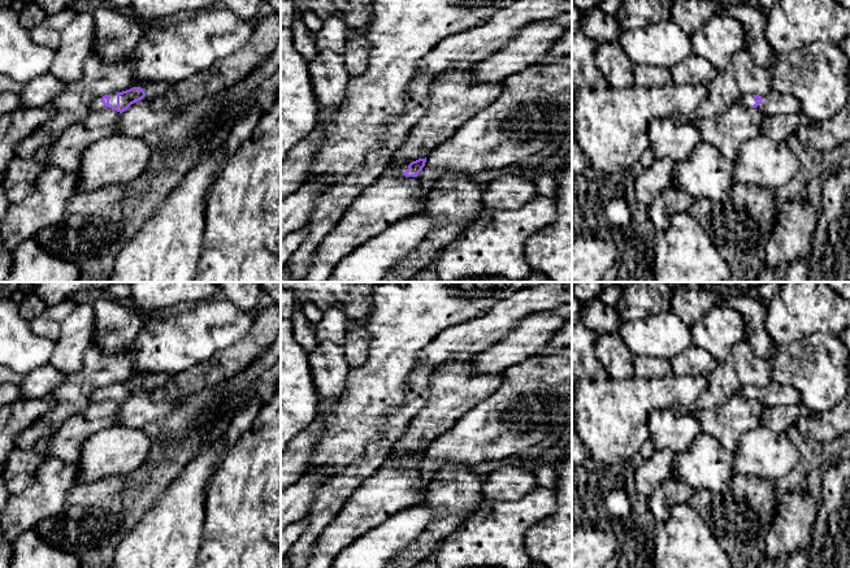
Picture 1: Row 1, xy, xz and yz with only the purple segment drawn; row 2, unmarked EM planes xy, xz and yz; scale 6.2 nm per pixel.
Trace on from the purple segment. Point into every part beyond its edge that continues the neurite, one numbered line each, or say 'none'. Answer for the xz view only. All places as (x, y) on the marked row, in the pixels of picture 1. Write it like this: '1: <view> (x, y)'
1: xz (393, 196)

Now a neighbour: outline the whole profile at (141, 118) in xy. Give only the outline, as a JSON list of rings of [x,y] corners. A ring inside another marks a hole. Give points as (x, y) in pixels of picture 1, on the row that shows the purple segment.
[[[147,95],[121,113],[118,134],[142,138],[178,118],[185,107],[155,109]]]

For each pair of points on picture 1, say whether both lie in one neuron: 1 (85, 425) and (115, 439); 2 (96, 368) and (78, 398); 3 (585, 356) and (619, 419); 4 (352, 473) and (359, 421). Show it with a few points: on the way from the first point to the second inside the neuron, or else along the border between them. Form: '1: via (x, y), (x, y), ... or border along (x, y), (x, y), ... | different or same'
1: border along (117, 424), (91, 434), (86, 439), (79, 456) | different
2: via (91, 376), (78, 390) | same
3: border along (607, 376), (601, 380), (585, 380) | different
4: border along (378, 437), (373, 438), (359, 455), (333, 477) | different

